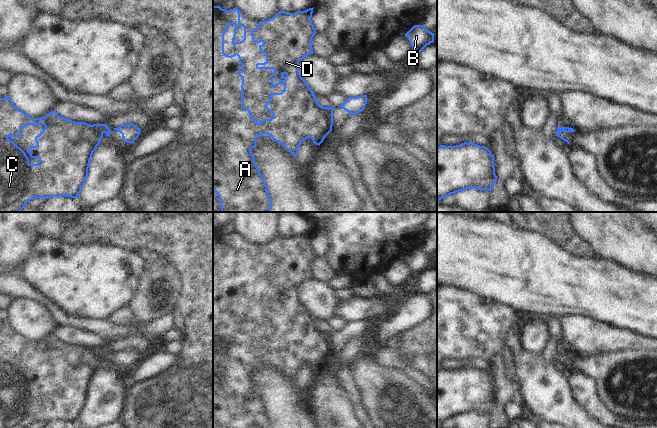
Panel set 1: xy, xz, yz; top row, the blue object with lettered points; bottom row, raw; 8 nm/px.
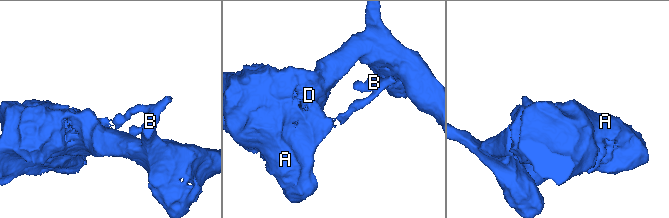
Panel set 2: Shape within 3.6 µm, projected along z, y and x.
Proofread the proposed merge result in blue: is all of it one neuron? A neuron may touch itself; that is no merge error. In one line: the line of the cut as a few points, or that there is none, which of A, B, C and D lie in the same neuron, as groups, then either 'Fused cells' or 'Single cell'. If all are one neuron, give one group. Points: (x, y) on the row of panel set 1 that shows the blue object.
Split along xz (331, 107), (332, 121). Groups: A C D / B. Fused cells.

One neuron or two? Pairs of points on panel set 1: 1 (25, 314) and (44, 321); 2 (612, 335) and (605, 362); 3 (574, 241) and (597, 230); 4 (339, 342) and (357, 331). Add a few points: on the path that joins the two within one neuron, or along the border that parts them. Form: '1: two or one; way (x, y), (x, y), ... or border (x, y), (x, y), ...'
1: one; way (30, 318), (34, 321), (39, 321)
2: two; border (631, 349), (619, 349), (601, 353)
3: two; border (569, 222), (569, 230), (582, 239), (596, 255)
4: one; way (343, 338), (350, 331), (353, 331)

